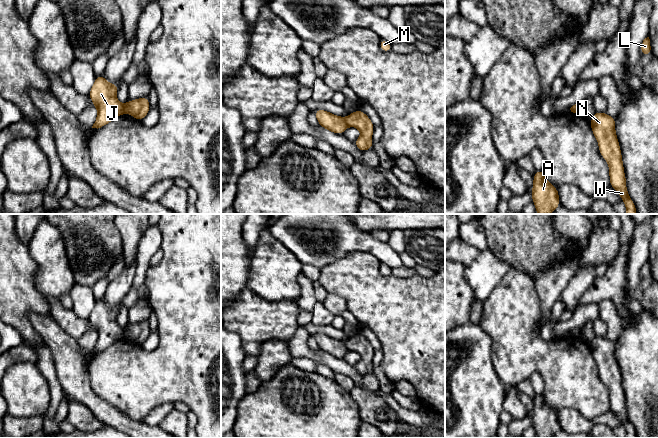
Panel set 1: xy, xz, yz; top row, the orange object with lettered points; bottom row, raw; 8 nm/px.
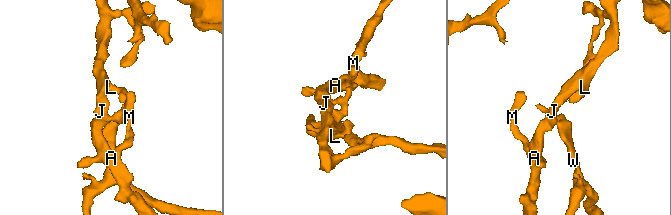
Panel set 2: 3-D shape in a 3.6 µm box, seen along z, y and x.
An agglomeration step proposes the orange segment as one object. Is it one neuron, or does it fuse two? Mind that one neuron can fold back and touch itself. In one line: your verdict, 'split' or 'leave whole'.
split

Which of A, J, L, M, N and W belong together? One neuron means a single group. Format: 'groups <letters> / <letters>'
groups A J L M / N W

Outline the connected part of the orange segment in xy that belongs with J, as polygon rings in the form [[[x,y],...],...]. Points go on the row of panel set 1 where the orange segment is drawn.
[[[96,75],[88,94],[98,113],[92,128],[101,128],[124,114],[123,105],[117,100],[118,84],[110,84],[103,75]]]

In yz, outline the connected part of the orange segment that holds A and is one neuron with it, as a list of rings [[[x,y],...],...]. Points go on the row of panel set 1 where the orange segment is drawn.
[[[543,170],[534,173],[531,195],[538,214],[550,214],[560,205],[558,189],[547,181]]]

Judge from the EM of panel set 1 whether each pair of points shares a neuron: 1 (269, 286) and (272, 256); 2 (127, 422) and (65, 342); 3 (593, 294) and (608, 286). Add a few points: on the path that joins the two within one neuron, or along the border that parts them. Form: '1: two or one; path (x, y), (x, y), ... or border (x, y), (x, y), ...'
1: one; path (272, 279), (272, 263)
2: one; path (104, 412), (76, 384), (70, 365)
3: one; path (597, 292), (604, 287)

